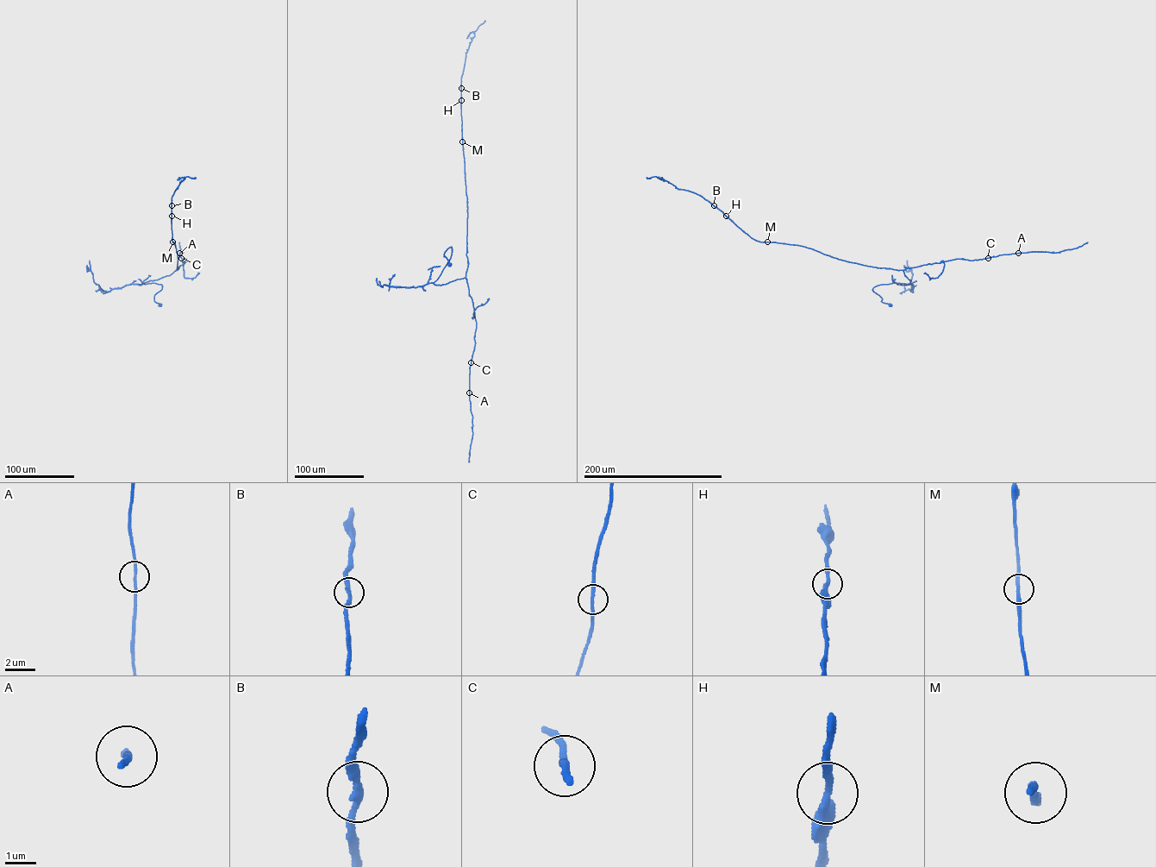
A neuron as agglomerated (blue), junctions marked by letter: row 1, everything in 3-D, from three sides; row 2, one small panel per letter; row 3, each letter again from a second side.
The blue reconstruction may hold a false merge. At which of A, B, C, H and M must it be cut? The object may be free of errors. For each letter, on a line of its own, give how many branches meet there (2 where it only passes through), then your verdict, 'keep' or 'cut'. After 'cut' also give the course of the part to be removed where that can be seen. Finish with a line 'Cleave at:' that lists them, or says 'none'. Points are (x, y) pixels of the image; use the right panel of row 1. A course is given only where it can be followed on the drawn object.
A: branches 2; keep
B: branches 2; keep
C: branches 2; keep
H: branches 2; keep
M: branches 2; keep
Cleave at: none

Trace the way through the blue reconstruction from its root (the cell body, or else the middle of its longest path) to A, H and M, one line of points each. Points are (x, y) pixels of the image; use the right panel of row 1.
A: (890, 305), (883, 303), (872, 288), (908, 284), (911, 280), (904, 275), (905, 268), (1018, 253)
H: (890, 305), (872, 289), (909, 283), (902, 270), (848, 261), (801, 246), (759, 241), (726, 216)
M: (890, 305), (883, 303), (872, 289), (881, 285), (909, 283), (902, 270), (868, 266), (801, 246), (767, 241)

